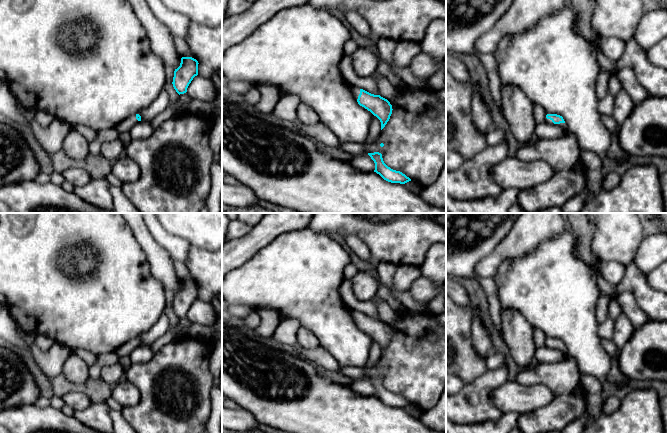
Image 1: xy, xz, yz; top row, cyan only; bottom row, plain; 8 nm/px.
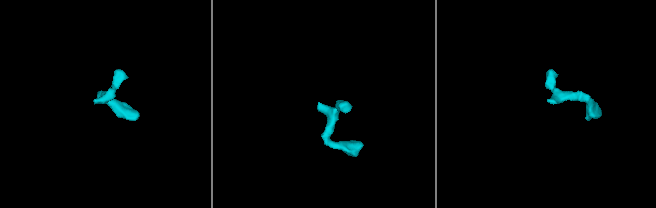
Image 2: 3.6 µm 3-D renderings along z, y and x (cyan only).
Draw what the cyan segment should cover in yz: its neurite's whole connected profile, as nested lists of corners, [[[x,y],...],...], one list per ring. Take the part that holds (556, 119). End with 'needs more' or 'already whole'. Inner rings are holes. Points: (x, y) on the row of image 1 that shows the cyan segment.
[[[547,114],[545,122],[551,125],[557,125],[563,128],[564,130],[566,129],[566,124],[562,116],[557,115],[557,114]]]; needs more

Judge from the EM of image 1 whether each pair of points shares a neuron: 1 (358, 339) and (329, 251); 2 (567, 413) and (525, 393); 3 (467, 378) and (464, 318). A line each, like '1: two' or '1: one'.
1: one
2: two
3: one

